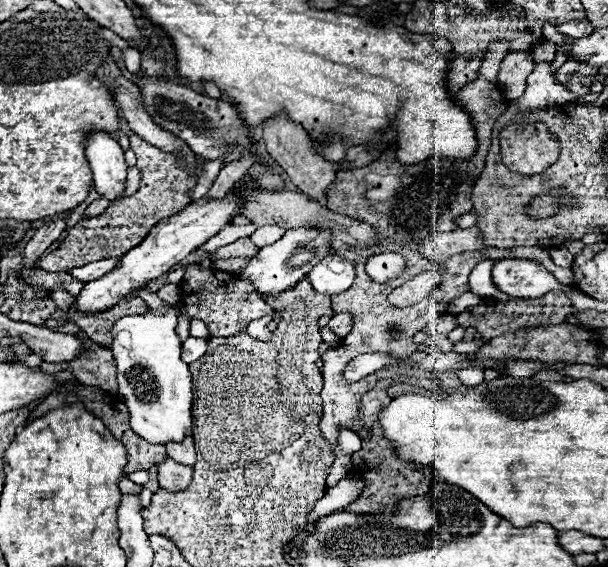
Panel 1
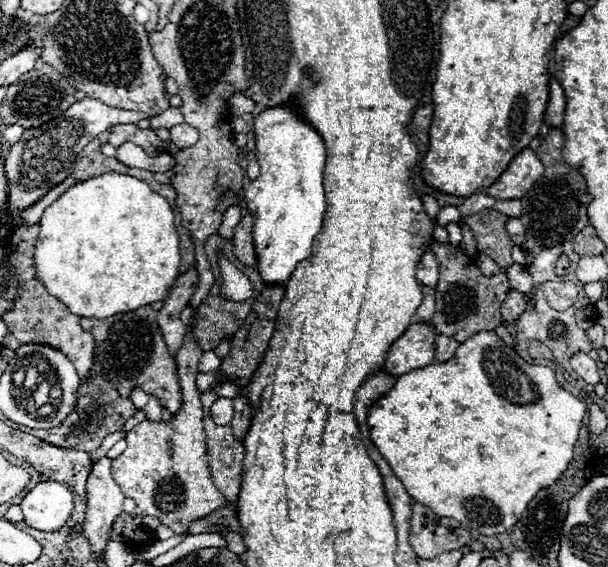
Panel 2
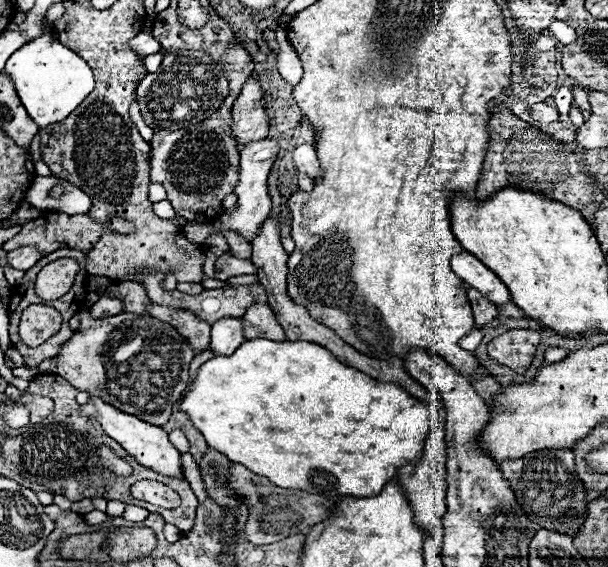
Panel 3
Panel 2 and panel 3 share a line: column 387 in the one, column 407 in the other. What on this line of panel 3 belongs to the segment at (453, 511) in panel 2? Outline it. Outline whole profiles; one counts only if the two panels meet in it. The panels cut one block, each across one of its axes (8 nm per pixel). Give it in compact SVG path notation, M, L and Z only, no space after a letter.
M266 338L246 340L244 344L240 344L236 348L234 354L230 354L230 356L214 356L208 362L204 362L198 368L196 378L192 380L192 388L184 394L184 398L180 402L180 410L190 416L192 424L204 434L204 438L206 438L210 448L222 452L232 462L238 462L238 464L246 466L254 474L266 476L268 480L272 480L280 488L306 490L310 494L322 494L328 500L336 500L340 494L356 496L356 498L378 496L382 492L384 484L390 482L396 476L396 472L398 472L398 468L402 464L412 462L418 456L422 456L426 436L428 436L432 424L434 424L434 416L442 408L444 408L444 404L434 400L434 398L430 402L420 402L414 396L406 394L404 388L400 388L400 386L394 386L390 382L378 382L378 380L370 378L368 374L362 374L360 370L354 370L354 368L342 364L336 356L332 356L332 352L328 352L326 348L322 348L318 344L312 344L312 342L290 342L290 340L274 342L274 340L266 340Z

